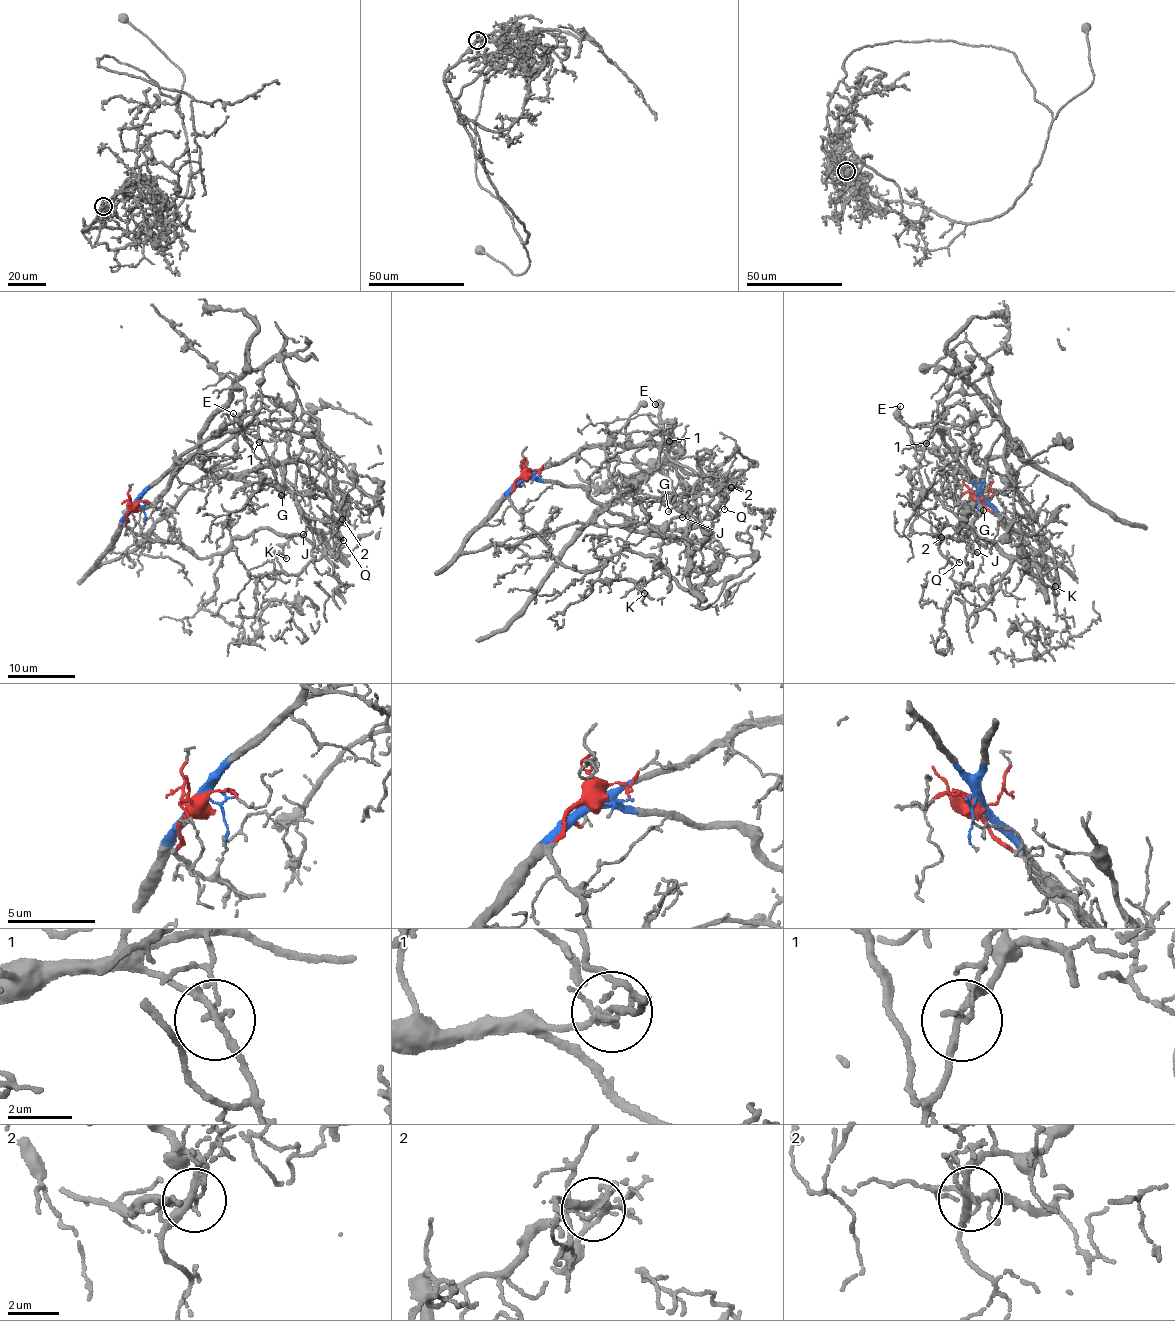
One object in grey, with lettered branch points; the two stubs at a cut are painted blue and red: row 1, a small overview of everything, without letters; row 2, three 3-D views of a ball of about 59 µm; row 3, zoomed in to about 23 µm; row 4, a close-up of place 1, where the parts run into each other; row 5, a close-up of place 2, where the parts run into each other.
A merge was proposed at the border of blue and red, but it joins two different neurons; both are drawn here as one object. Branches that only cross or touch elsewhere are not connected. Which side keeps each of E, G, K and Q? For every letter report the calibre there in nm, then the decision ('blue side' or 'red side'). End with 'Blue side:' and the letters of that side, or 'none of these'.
E: calibre 140 nm; blue side
G: calibre 100 nm; blue side
K: calibre 140 nm; red side
Q: calibre 100 nm; blue side
Blue side: E, G, Q

